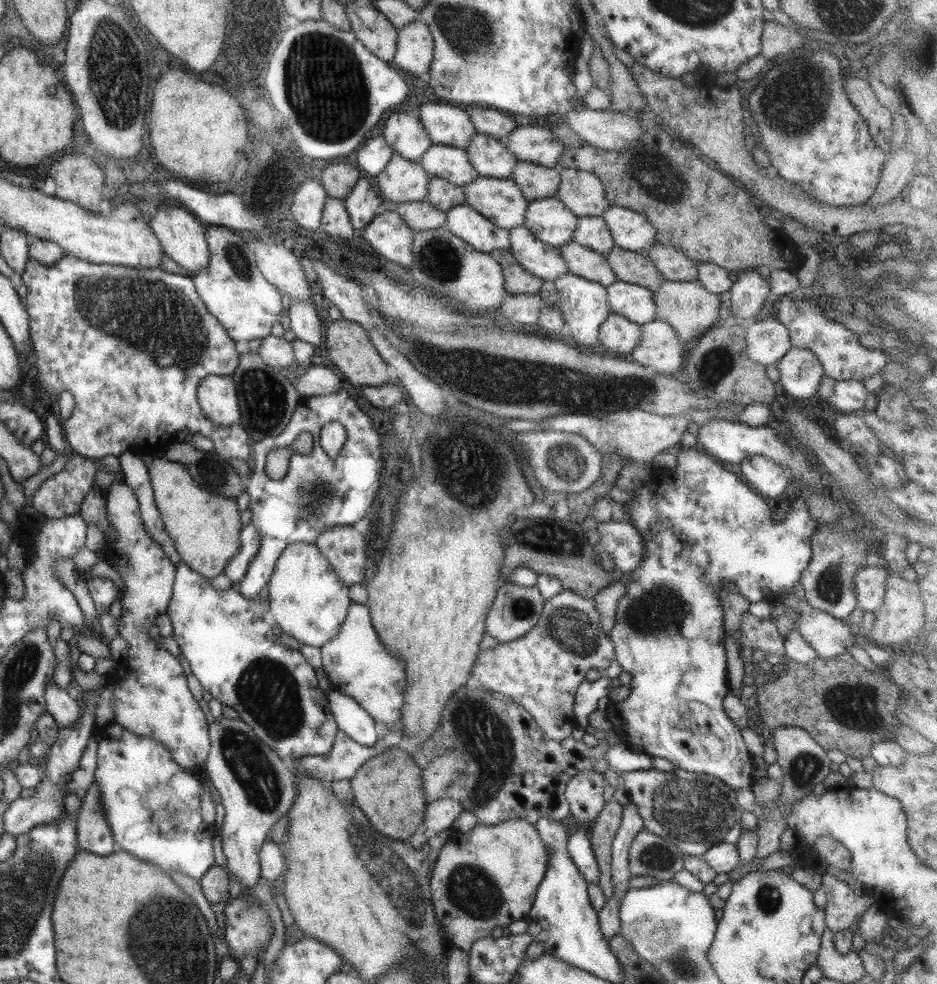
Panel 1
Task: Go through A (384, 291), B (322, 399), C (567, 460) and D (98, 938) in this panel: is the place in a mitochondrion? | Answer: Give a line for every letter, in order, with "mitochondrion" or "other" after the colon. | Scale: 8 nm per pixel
A: other
B: other
C: mitochondrion
D: other

